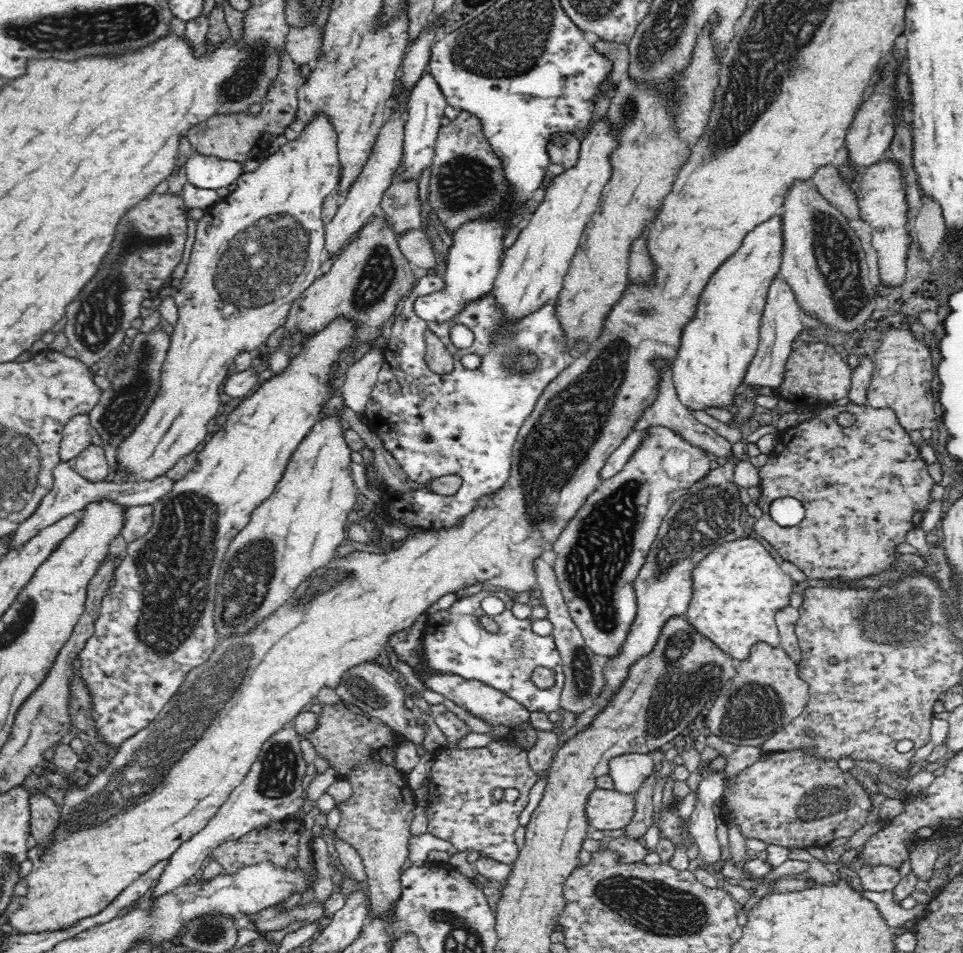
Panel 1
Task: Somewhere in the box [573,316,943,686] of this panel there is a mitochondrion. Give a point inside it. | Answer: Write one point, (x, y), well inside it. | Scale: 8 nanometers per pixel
(704, 518)

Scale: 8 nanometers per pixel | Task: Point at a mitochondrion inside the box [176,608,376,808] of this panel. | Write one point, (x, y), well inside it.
(279, 772)

